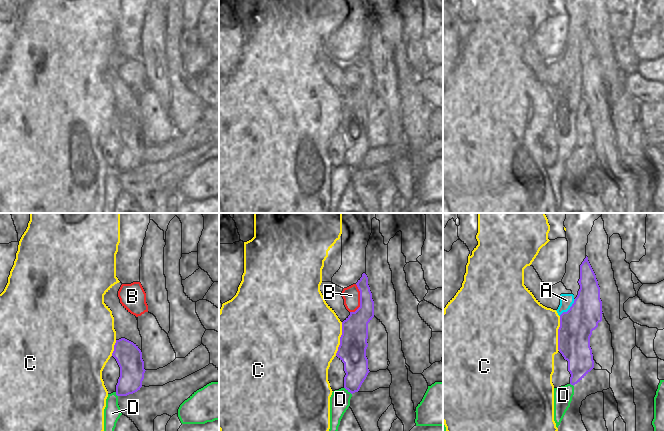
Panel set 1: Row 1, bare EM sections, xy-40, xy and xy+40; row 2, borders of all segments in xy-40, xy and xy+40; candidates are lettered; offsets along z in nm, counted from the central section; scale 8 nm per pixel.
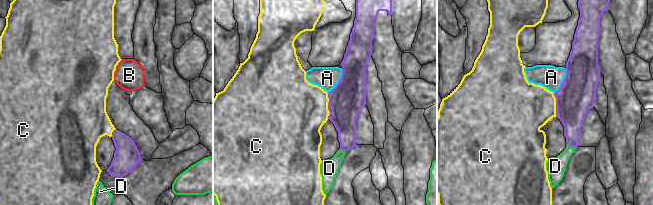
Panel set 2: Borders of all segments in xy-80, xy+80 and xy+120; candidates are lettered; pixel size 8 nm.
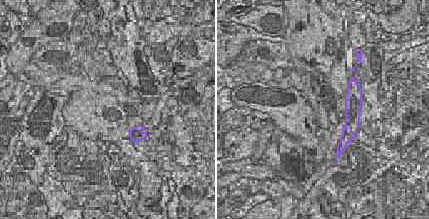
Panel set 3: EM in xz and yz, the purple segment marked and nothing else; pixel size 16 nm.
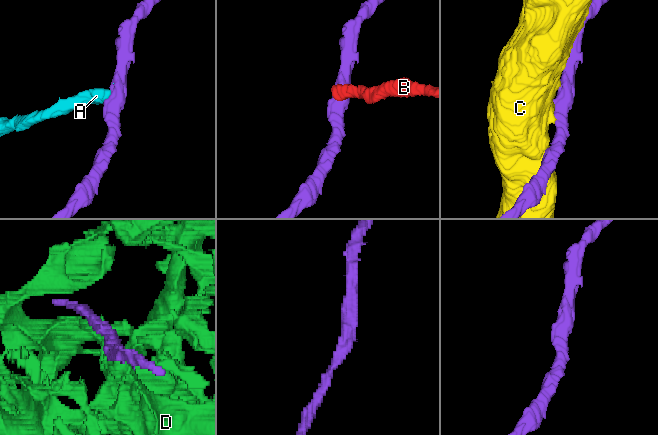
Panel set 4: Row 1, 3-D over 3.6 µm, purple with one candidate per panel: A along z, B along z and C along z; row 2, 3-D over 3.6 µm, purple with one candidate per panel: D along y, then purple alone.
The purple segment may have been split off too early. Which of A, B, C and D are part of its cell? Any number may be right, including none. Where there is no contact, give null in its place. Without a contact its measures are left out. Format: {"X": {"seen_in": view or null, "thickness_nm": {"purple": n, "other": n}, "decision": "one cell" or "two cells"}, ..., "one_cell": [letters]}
{"A": {"seen_in": "xy+40", "thickness_nm": {"purple": 280, "other": 110}, "decision": "two cells"}, "B": {"seen_in": "xy", "thickness_nm": {"purple": 200, "other": 140}, "decision": "two cells"}, "C": {"seen_in": "xy+40", "thickness_nm": {"purple": 280, "other": 500}, "decision": "two cells"}, "D": {"seen_in": "xy", "thickness_nm": {"purple": 190, "other": 160}, "decision": "two cells"}, "one_cell": []}

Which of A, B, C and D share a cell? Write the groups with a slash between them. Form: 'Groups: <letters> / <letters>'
Groups: A B / C / D.

